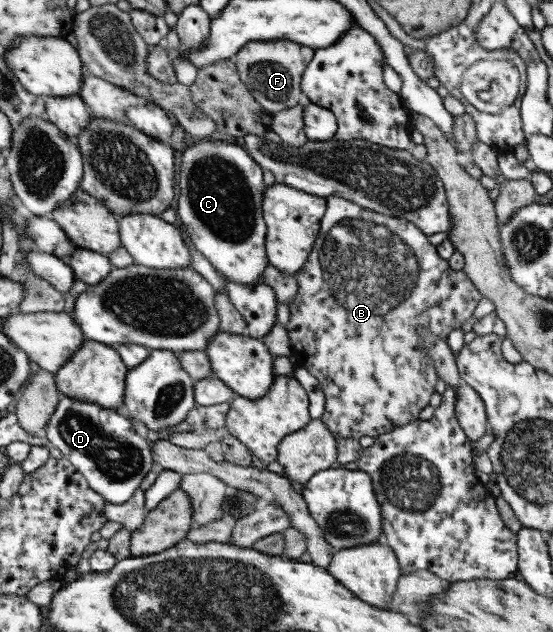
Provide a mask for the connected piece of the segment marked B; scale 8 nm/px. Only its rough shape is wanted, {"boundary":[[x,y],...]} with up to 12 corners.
{"boundary":[[327,196],[287,305],[334,439],[417,419],[482,297],[412,222]]}

